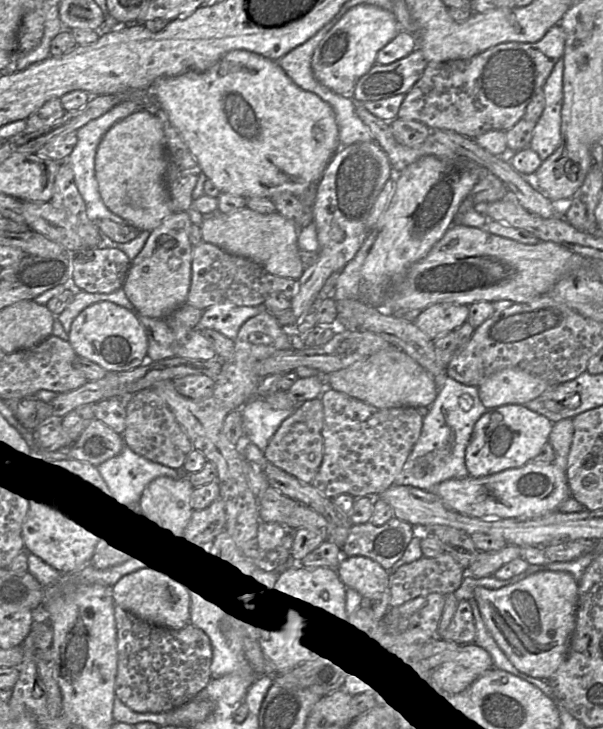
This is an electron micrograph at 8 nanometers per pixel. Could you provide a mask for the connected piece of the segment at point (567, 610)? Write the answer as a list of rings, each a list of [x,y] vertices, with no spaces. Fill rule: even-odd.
[[[539,572],[499,590],[474,589],[483,622],[498,647],[520,672],[549,680],[566,658],[576,626],[578,582],[567,572]]]

